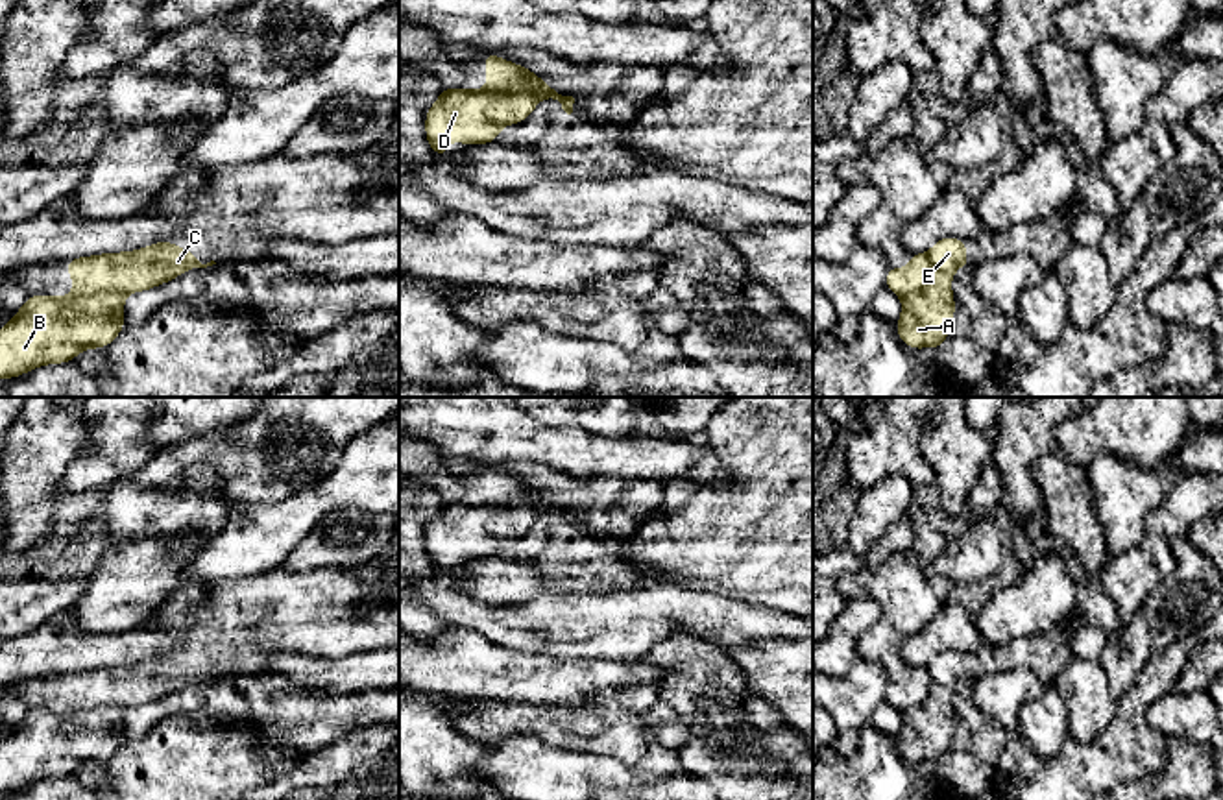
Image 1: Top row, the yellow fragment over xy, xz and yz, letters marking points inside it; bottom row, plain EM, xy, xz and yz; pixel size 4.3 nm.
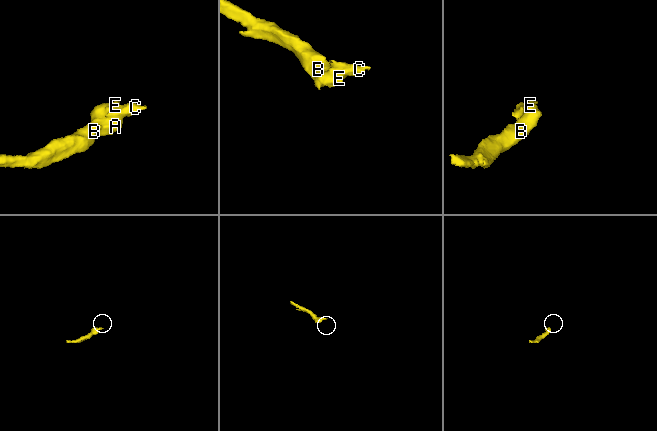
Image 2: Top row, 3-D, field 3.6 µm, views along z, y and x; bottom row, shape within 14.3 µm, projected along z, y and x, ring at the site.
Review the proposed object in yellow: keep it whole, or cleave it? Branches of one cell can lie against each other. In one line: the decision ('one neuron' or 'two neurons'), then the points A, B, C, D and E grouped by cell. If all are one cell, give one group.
two neurons; groups A B D E / C

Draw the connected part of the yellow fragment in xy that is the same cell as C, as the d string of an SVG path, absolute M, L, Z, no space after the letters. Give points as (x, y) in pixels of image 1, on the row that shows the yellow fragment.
M166 238L133 251L76 257L67 261L67 275L74 279L74 288L63 299L100 292L120 292L126 296L146 292L192 268L212 264L216 262L201 264L194 251L183 249Z

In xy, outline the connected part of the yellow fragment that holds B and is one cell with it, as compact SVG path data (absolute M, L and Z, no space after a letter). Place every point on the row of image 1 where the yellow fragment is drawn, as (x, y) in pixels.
M126 294L79 297L28 296L0 329L0 379L17 379L39 366L72 362L85 349L105 349L126 327Z

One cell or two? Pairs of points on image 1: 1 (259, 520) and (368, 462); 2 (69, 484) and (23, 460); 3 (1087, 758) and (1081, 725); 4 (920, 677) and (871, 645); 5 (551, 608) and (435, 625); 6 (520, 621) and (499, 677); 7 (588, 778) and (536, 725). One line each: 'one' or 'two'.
1: one
2: two
3: two
4: one
5: two
6: two
7: two

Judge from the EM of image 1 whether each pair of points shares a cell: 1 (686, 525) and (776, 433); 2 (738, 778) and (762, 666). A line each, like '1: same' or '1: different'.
1: same
2: different

